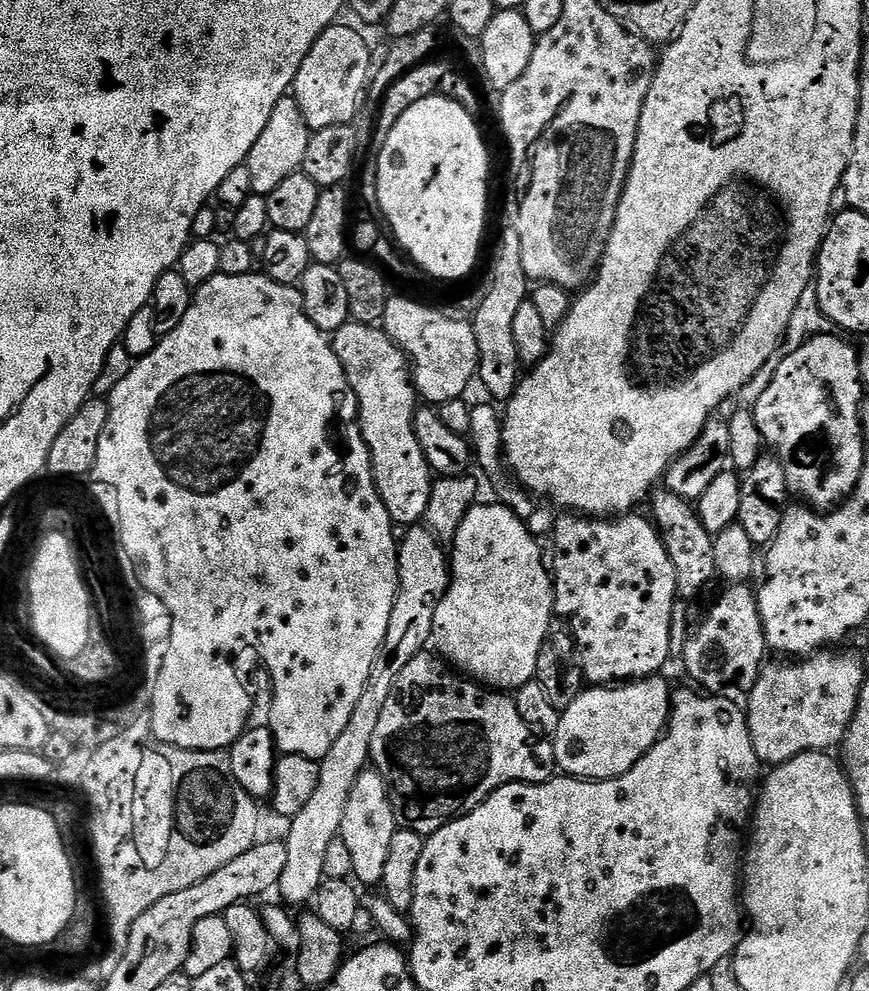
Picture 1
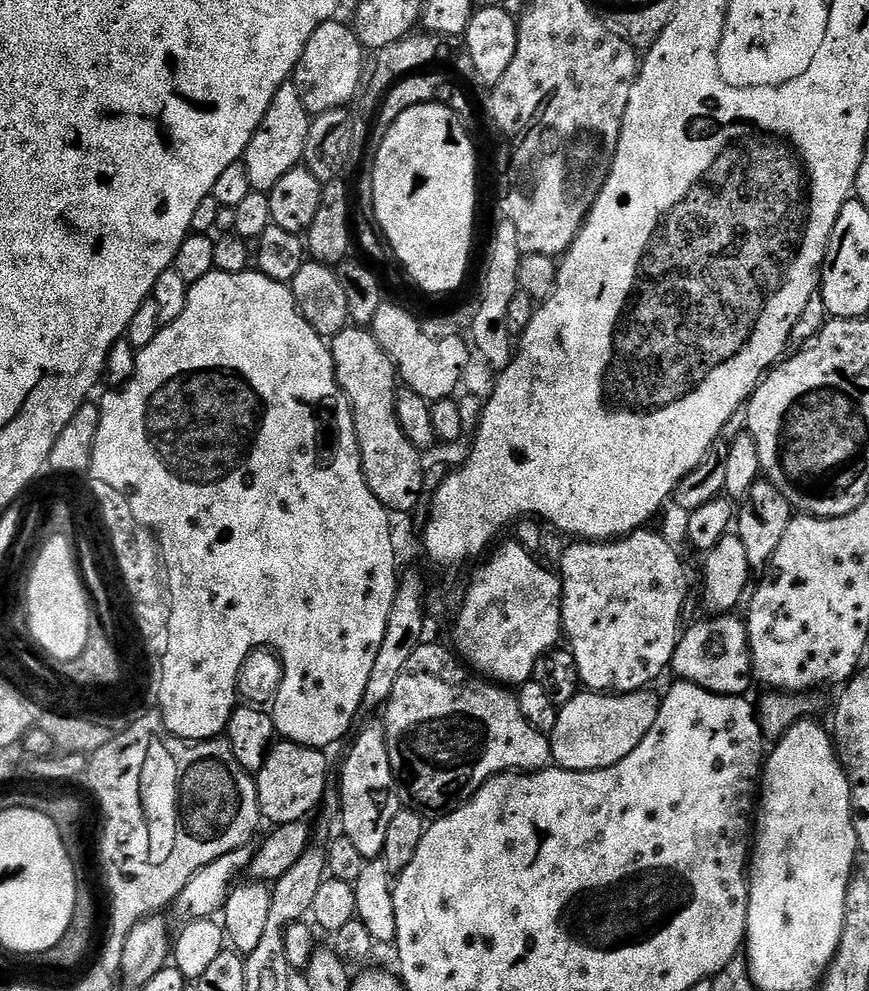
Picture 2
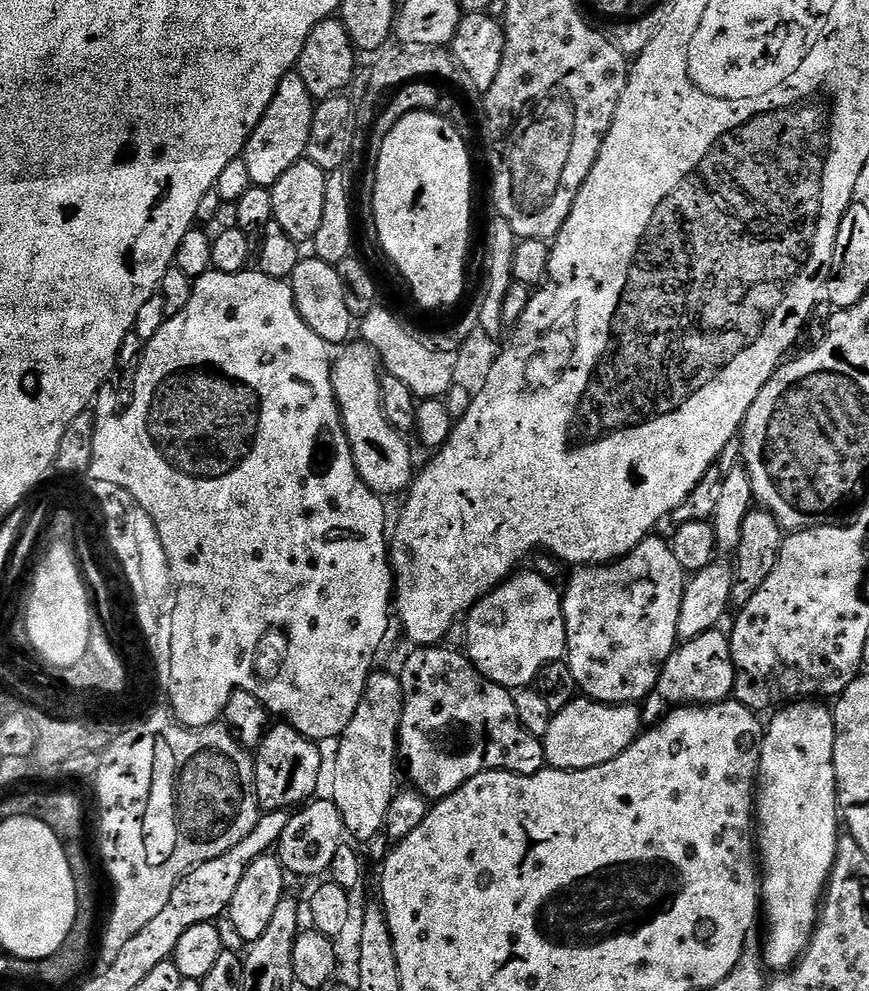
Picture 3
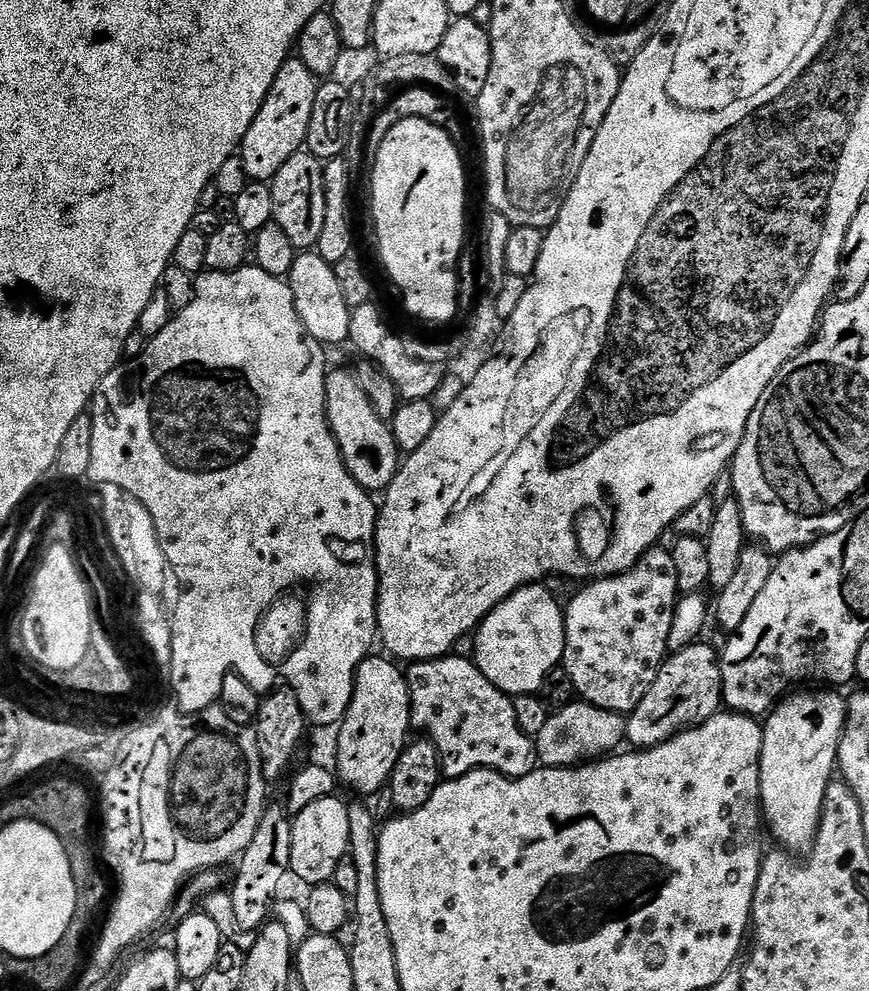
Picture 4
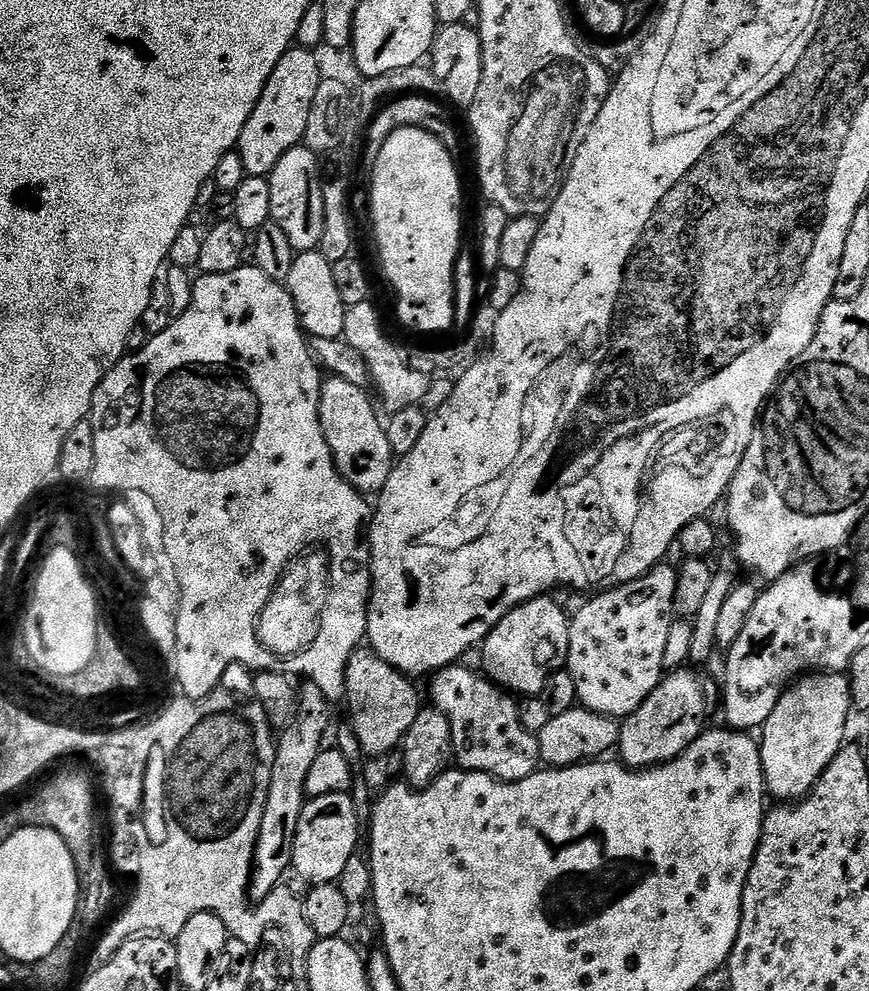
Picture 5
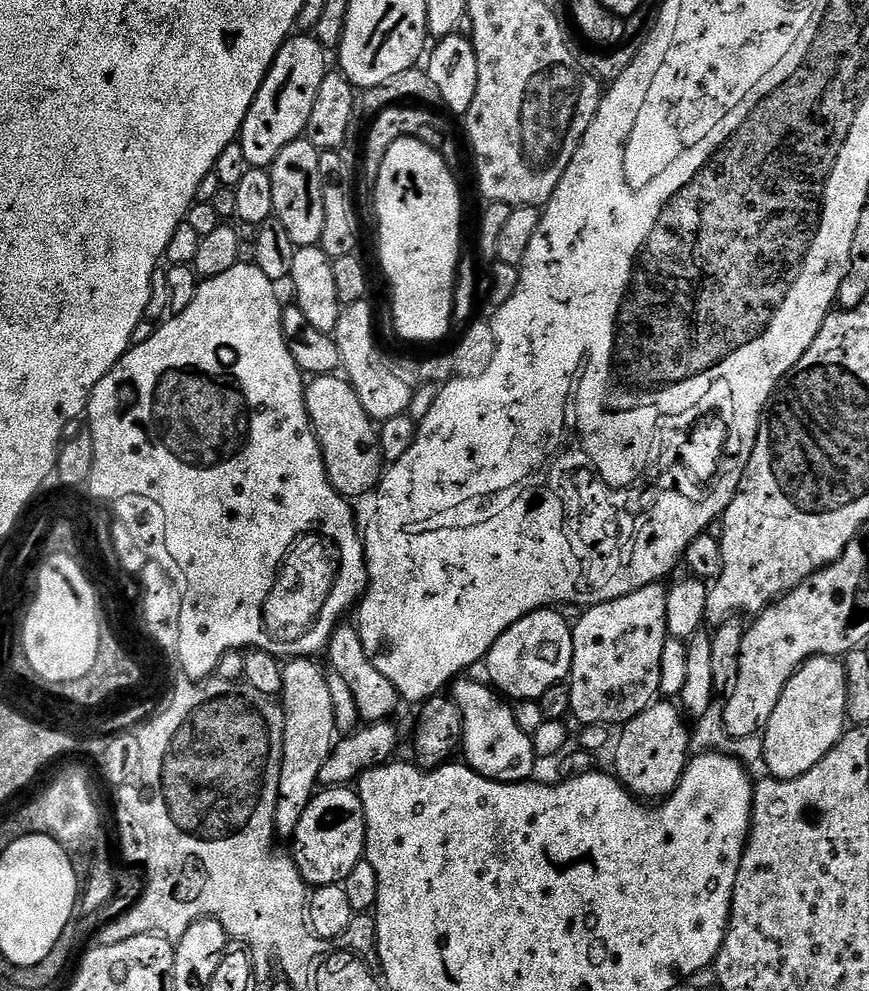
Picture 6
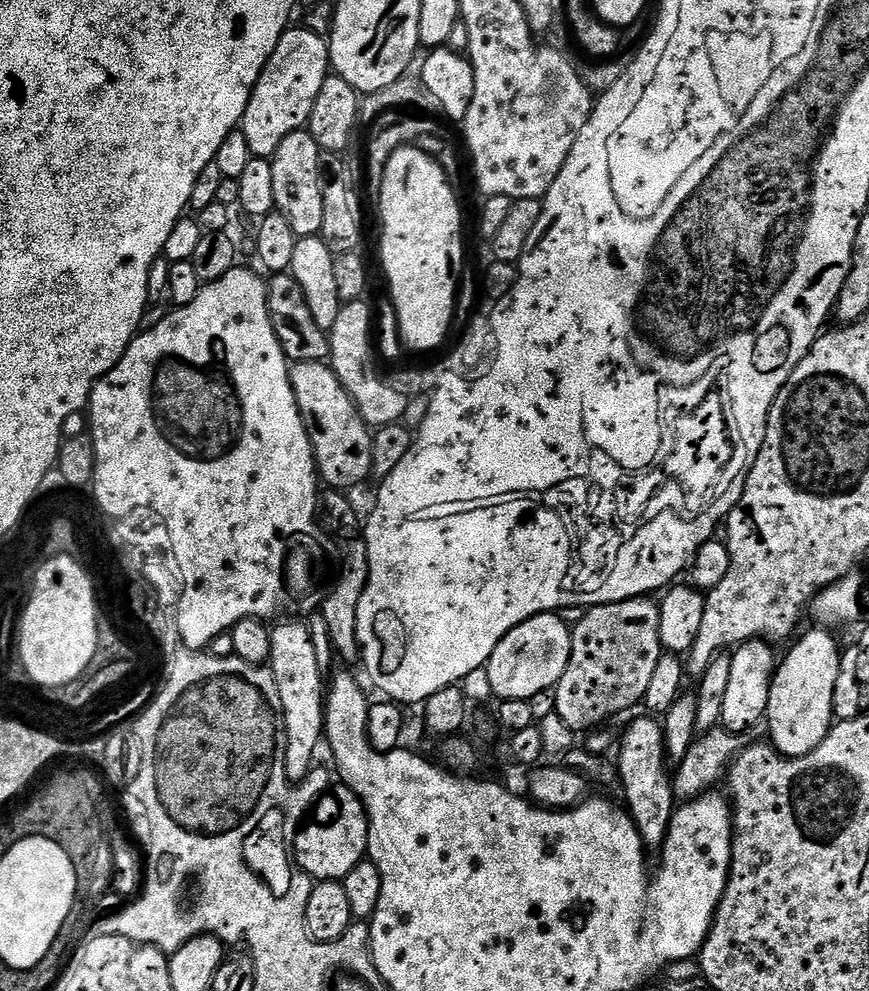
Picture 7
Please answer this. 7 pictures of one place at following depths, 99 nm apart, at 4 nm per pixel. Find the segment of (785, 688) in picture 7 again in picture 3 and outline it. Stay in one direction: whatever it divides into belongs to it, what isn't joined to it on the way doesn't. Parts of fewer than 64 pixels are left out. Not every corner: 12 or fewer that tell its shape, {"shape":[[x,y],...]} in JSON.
{"shape":[[836,717],[767,721],[754,809],[762,960],[799,964],[842,835]]}

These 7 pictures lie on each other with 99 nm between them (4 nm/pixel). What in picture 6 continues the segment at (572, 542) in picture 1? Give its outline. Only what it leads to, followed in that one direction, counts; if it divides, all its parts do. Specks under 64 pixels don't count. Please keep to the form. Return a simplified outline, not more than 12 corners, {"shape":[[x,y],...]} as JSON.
{"shape":[[668,588],[593,604],[568,706],[623,726],[657,699]]}

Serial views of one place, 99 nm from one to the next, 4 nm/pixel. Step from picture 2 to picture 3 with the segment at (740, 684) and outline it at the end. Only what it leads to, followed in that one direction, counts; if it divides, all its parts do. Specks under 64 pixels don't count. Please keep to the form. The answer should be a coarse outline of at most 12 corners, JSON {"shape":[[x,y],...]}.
{"shape":[[683,641],[660,667],[668,706],[719,704],[736,690],[732,641]]}

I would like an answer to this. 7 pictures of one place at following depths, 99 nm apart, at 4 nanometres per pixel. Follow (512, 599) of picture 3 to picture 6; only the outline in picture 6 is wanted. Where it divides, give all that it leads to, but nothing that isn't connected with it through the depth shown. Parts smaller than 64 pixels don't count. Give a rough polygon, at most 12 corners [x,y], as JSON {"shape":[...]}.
{"shape":[[552,608],[514,622],[487,654],[491,687],[539,701],[567,681],[573,625]]}

